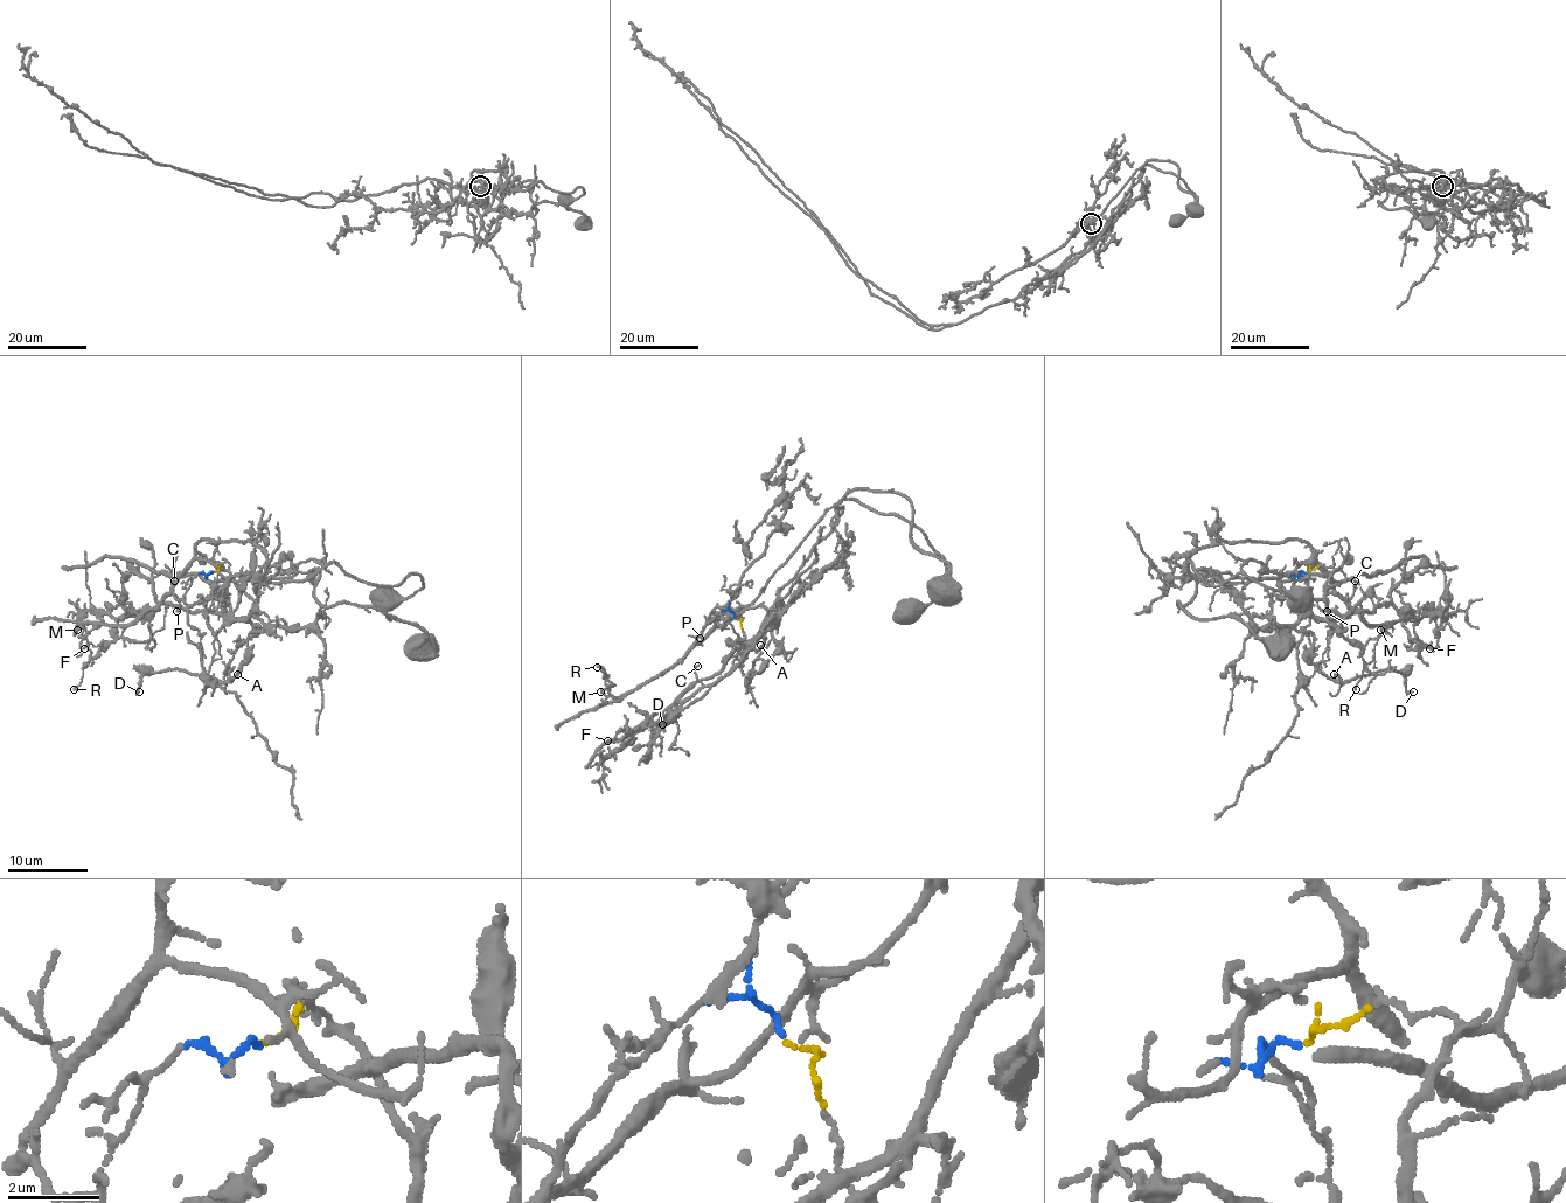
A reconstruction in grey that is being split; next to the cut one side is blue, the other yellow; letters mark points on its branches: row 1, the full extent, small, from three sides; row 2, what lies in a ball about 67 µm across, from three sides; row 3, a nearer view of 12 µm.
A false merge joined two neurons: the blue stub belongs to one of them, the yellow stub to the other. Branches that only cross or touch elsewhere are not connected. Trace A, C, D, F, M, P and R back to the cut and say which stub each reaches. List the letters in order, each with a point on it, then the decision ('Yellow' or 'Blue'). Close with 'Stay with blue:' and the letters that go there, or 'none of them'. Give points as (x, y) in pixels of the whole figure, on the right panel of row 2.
A: Place: (1334, 674). Yellow
C: Place: (1355, 581). Yellow
D: Place: (1413, 692). Yellow
F: Place: (1429, 648). Yellow
M: Place: (1380, 630). Blue
P: Place: (1327, 611). Blue
R: Place: (1356, 689). Blue
Stay with blue: M, P, R

